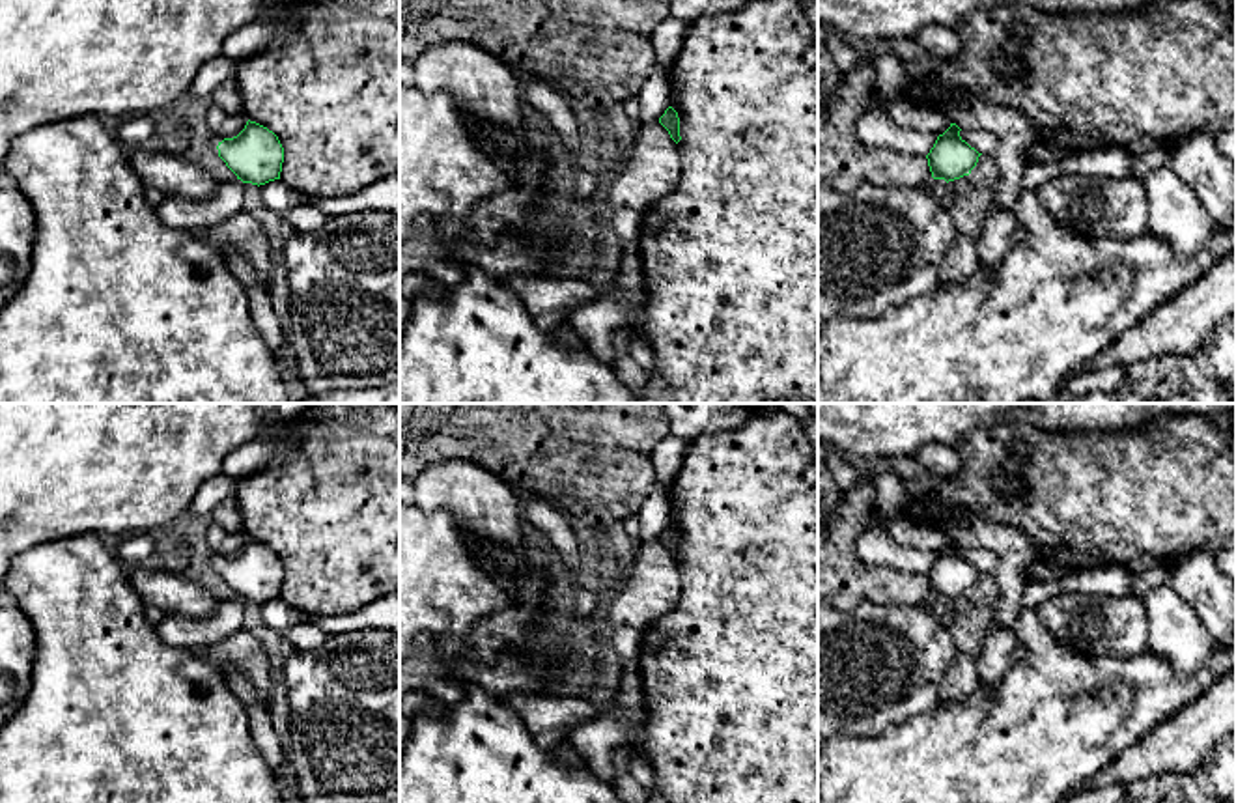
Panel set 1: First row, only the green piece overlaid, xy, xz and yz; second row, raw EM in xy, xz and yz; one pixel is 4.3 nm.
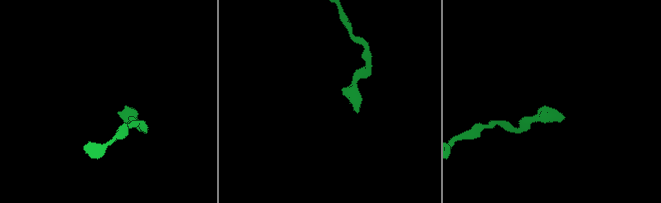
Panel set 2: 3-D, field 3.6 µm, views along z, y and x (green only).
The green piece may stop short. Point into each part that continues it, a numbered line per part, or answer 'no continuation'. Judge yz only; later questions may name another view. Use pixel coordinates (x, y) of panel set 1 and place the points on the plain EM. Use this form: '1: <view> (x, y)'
no continuation

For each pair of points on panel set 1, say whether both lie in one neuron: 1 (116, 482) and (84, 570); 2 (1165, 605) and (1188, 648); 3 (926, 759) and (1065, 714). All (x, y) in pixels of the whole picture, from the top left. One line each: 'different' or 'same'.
1: different
2: same
3: same

